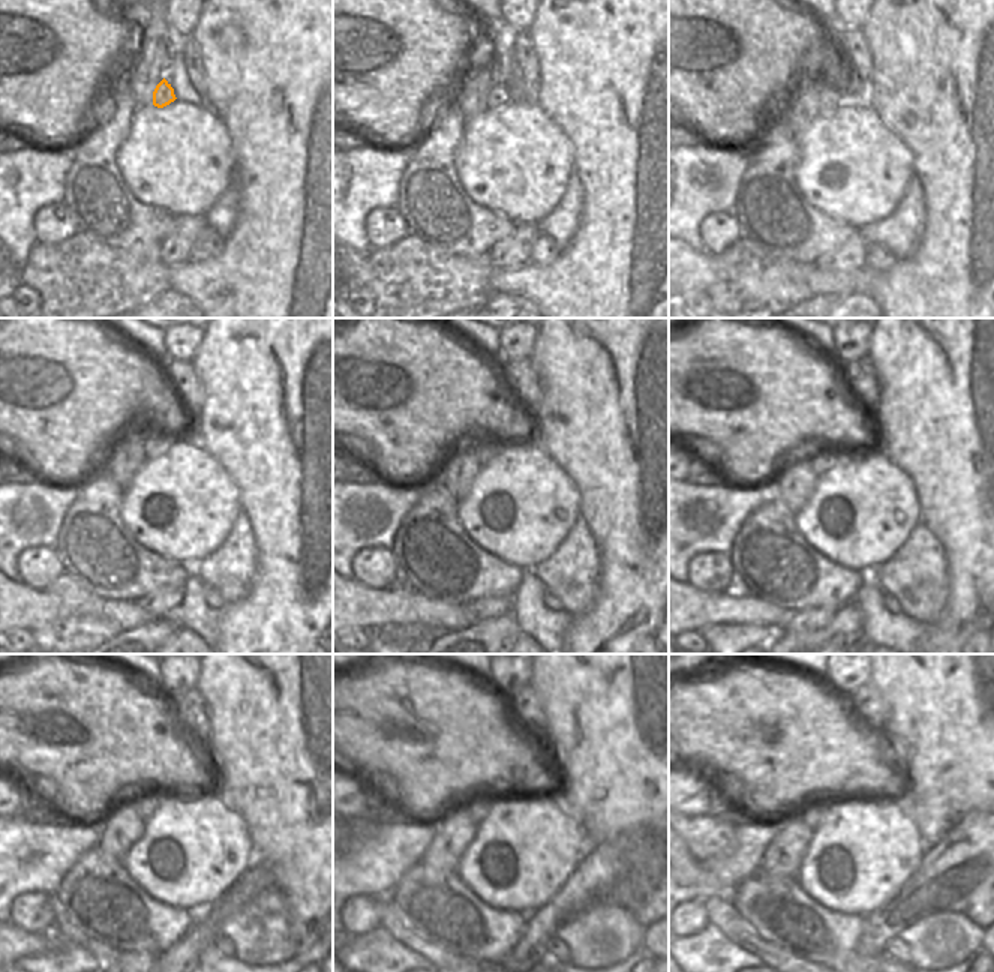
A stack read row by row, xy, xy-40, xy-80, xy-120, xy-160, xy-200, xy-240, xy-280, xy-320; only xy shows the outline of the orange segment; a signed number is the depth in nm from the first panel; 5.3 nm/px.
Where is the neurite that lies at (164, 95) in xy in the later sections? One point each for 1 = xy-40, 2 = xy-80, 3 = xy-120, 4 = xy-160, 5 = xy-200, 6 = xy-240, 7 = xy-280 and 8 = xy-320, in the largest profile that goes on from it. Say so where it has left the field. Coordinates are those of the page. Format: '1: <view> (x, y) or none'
1: xy-40 (499, 93)
2: xy-80 (834, 96)
3: xy-120 (159, 438)
4: xy-160 (491, 446)
5: xy-200 (823, 462)
6: xy-240 (150, 798)
7: xy-280 (480, 806)
8: xy-320 (816, 807)

